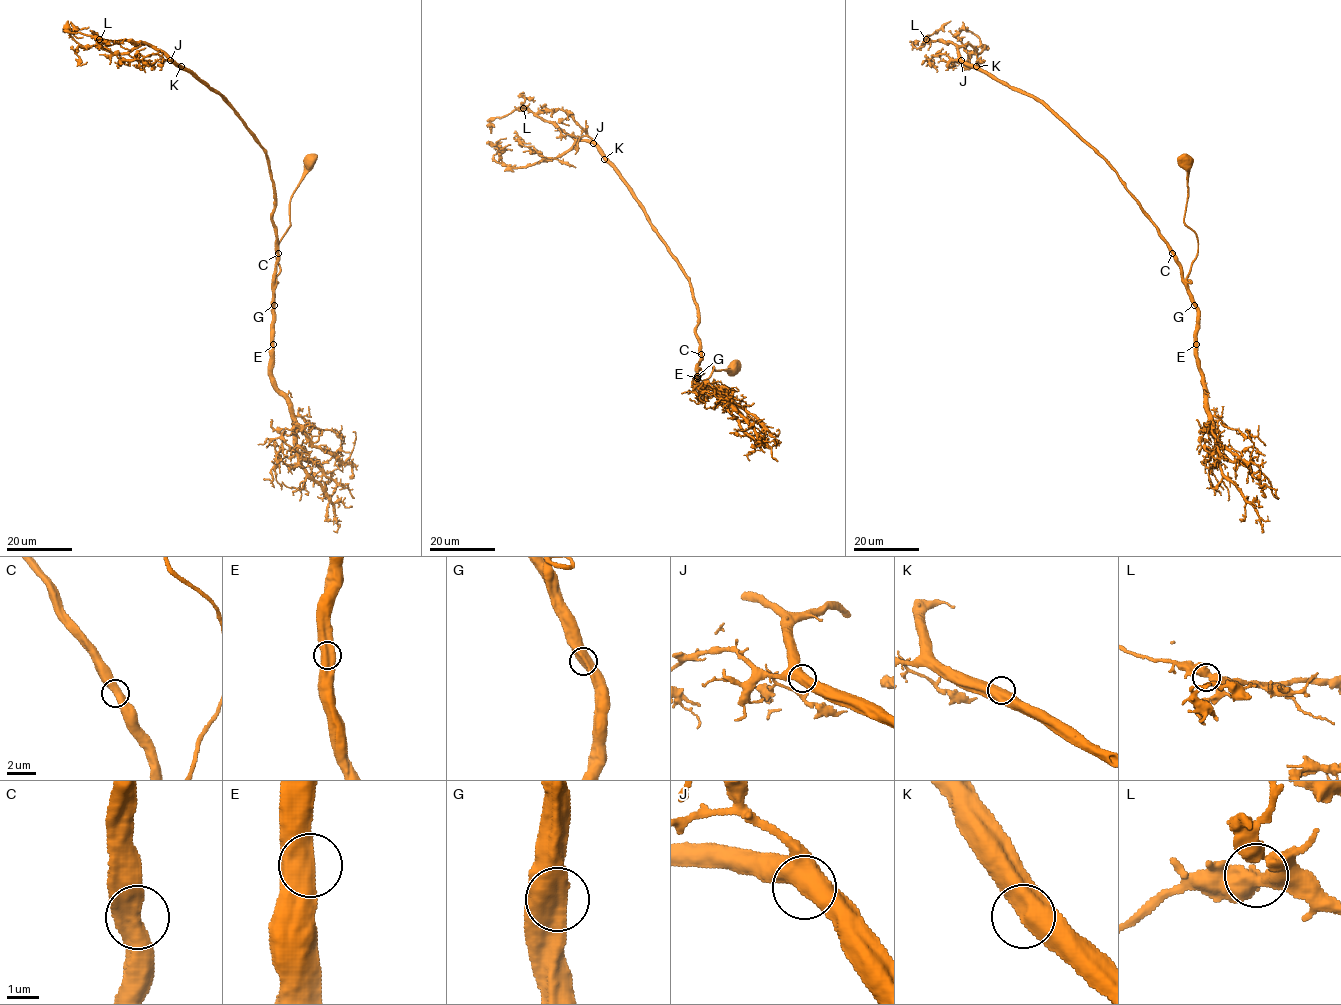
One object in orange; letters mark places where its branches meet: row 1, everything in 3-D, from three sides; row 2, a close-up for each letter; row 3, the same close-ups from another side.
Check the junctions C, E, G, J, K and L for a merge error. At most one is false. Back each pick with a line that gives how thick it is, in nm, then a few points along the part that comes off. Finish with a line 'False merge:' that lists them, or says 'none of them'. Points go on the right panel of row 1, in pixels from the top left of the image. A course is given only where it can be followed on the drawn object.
False merge: none of them

